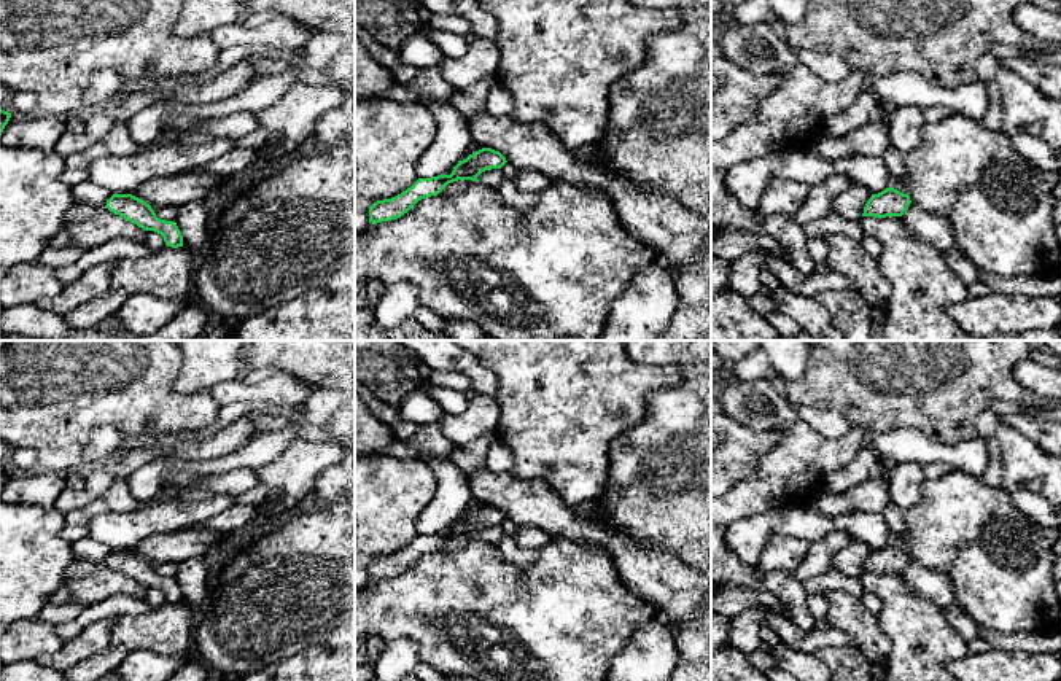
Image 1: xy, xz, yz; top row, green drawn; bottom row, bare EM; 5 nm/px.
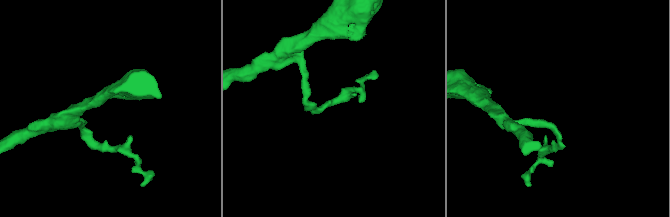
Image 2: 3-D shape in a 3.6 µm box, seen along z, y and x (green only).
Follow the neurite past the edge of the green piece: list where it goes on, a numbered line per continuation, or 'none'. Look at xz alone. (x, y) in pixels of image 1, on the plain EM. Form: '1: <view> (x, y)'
none

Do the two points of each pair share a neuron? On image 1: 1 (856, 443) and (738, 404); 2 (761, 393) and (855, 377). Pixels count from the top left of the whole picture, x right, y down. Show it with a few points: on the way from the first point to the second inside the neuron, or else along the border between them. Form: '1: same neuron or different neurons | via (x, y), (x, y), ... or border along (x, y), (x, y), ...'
1: different neurons | border along (797, 419), (777, 428)
2: different neurons | border along (788, 401), (792, 406)

